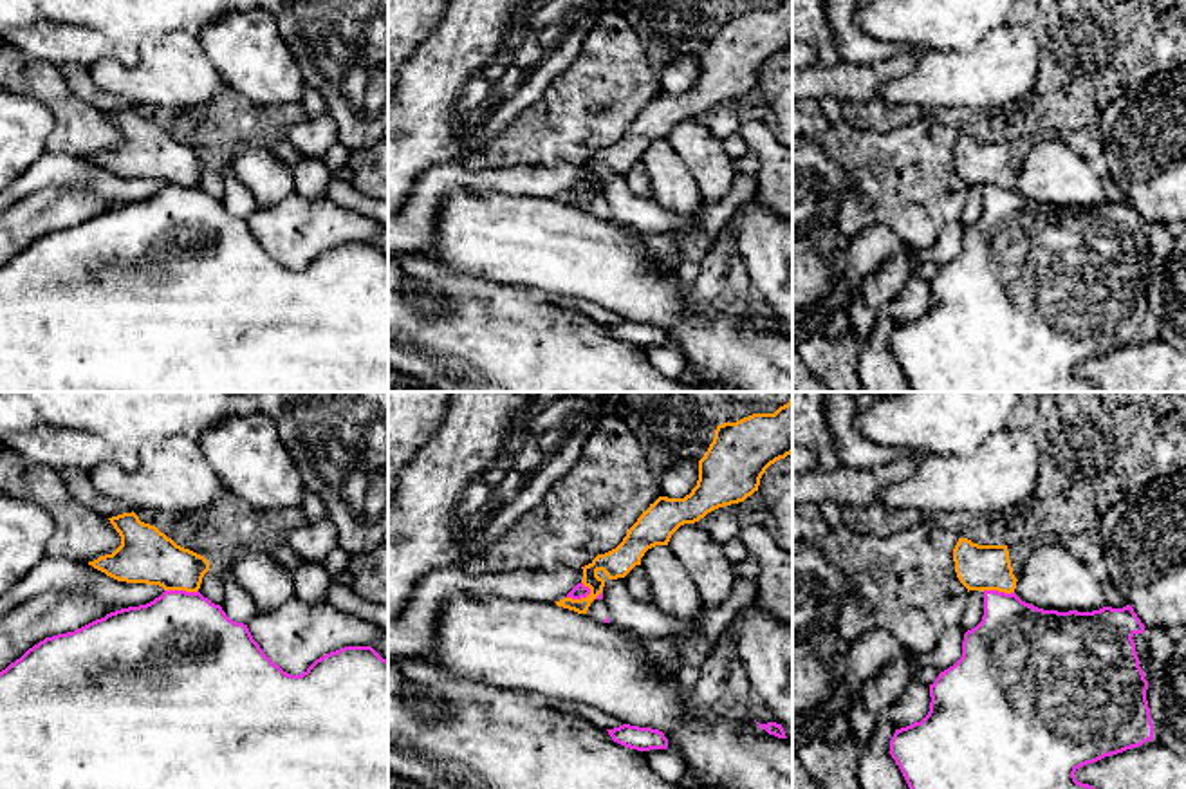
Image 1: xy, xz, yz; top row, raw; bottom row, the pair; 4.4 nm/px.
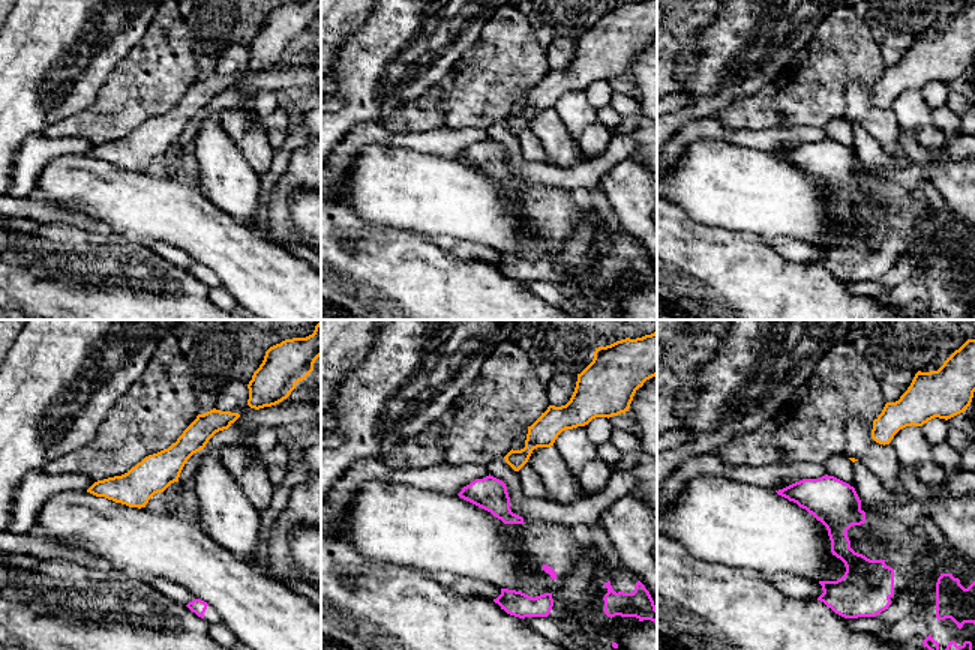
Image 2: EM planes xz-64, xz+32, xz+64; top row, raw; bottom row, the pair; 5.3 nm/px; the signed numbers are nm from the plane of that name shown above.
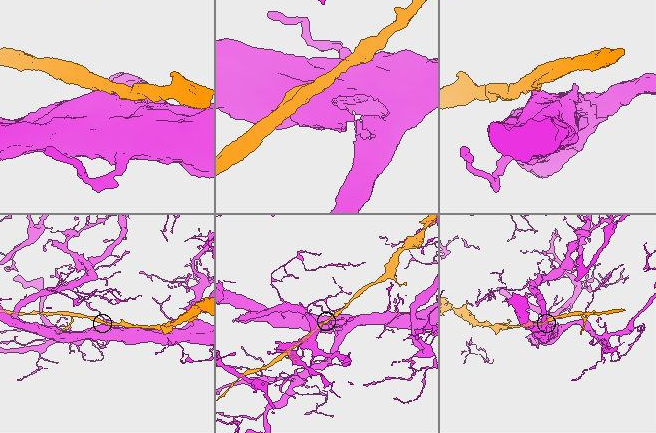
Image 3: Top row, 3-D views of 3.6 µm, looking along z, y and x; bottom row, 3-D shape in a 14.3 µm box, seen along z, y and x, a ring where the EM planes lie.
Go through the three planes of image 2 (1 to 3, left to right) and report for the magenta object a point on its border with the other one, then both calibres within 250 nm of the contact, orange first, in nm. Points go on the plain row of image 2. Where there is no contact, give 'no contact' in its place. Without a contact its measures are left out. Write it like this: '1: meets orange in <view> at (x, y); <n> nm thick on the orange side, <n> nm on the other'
1: no contact
2: no contact
3: no contact

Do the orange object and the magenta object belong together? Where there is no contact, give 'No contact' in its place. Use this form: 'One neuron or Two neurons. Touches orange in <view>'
Two neurons. Touches orange in xz

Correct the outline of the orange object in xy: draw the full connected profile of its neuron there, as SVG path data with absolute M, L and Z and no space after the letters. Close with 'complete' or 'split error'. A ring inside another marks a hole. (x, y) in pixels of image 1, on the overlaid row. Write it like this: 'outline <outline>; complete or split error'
outline M123 513L108 518L121 536L121 545L112 552L88 562L94 569L107 576L126 583L159 585L164 590L197 592L204 574L209 571L209 562L161 533L155 525L144 524L132 513Z; complete

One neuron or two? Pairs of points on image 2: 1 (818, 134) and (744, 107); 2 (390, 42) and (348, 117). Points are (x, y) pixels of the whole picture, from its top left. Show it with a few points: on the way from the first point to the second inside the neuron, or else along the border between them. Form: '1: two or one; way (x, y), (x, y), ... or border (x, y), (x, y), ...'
1: two; border (822, 126), (797, 125), (762, 129)
2: one; way (383, 60), (372, 78), (371, 87), (359, 99)

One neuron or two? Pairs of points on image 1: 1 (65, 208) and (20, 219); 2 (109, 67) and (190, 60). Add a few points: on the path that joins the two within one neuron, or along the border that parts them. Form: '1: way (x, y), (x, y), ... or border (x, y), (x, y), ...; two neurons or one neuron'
1: way (55, 208), (31, 217); one neuron
2: way (129, 74), (170, 73); one neuron

